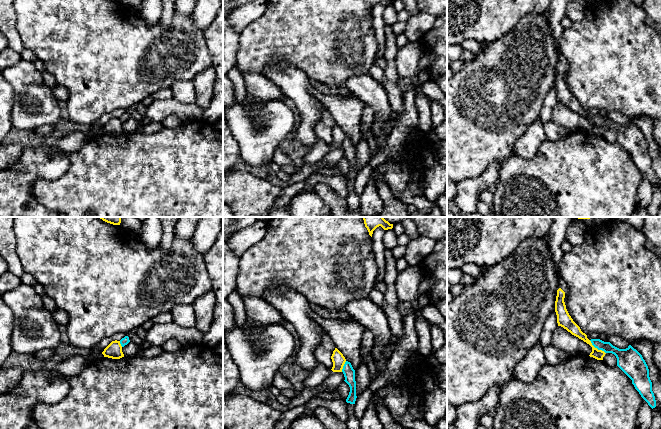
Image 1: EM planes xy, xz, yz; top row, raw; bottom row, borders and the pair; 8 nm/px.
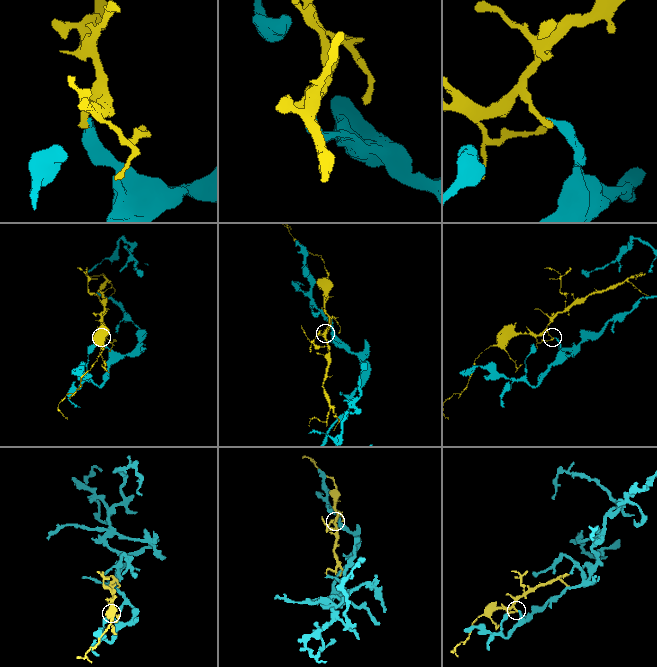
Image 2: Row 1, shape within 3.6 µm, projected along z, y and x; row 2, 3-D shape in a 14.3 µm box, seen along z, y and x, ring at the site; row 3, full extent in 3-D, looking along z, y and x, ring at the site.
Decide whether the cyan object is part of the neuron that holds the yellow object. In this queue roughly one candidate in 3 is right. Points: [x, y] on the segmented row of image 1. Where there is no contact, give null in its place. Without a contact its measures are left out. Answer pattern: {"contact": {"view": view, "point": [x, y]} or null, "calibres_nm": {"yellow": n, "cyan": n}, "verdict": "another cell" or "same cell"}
{"contact": {"view": "yz", "point": [596, 348]}, "calibres_nm": {"yellow": 90, "cyan": 140}, "verdict": "another cell"}

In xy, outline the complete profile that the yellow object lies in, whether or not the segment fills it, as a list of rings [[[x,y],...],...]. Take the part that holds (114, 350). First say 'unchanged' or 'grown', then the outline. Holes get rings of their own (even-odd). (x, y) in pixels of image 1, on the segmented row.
unchanged; [[[112,341],[102,352],[104,357],[112,358],[112,359],[120,359],[124,357],[122,352],[122,346],[120,341]]]

